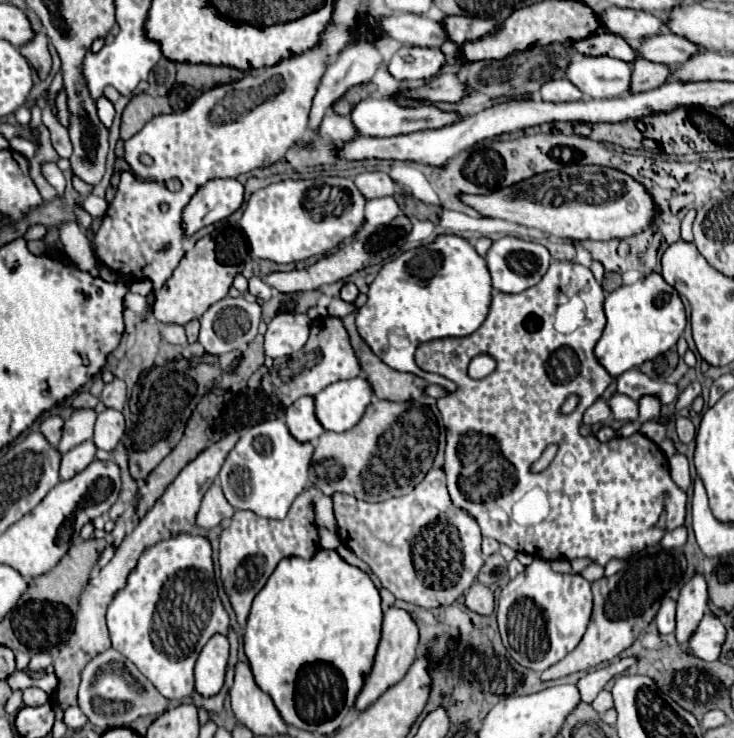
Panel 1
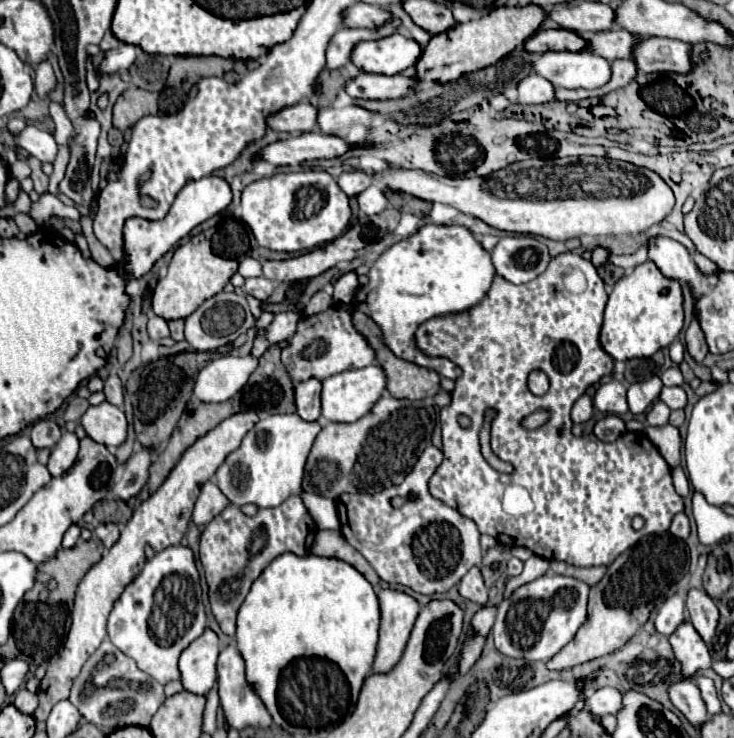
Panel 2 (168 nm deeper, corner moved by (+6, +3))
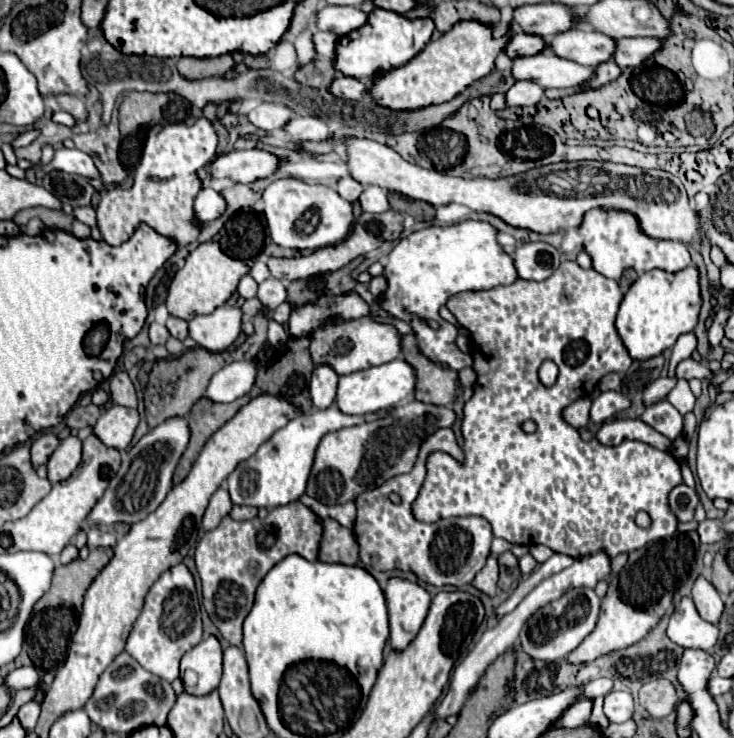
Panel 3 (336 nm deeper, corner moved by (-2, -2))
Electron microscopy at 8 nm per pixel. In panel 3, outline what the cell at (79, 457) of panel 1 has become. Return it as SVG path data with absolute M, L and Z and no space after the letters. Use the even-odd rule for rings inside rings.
M75 436L65 438L57 450L51 454L47 462L47 478L49 482L61 482L69 478L81 462L81 440Z

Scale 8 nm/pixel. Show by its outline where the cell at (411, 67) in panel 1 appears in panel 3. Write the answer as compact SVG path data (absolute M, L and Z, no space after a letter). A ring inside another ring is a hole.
M375 8L369 14L369 22L365 22L365 26L353 30L353 34L347 34L349 38L347 46L337 46L335 70L345 76L363 80L363 78L371 78L375 74L387 72L391 68L403 66L425 48L425 44L431 40L433 30L435 30L435 24L431 18L409 20L401 14L393 14L391 10Z

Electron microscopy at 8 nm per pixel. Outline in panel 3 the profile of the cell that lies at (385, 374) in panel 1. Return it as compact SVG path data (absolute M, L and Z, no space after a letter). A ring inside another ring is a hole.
M403 336L403 354L405 360L411 362L411 366L417 372L417 386L415 386L417 400L427 404L451 406L459 390L457 372L449 370L447 366L429 362L429 358L421 354L415 336Z

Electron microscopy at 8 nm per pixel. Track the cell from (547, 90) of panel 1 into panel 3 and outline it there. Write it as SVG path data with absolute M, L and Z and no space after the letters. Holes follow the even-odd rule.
M519 80L505 92L507 106L533 106L541 98L543 98L543 88L529 80Z

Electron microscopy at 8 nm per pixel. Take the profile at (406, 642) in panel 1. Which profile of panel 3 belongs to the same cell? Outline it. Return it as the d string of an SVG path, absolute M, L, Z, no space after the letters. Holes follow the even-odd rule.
M389 578L385 598L391 626L391 648L403 650L423 626L431 596L415 582L405 578Z

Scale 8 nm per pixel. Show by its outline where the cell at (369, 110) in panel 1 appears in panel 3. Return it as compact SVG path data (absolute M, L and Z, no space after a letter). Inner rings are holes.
M293 116L283 130L293 138L293 142L307 142L307 140L327 140L329 132L323 120L319 118L301 118Z

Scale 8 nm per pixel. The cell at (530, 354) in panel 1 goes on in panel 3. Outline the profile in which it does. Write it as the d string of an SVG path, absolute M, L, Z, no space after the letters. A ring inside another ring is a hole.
M561 262L555 274L543 282L517 280L509 286L461 292L449 298L447 308L459 324L471 332L473 368L479 376L475 394L465 404L465 462L459 464L453 458L442 457L439 451L430 454L425 482L413 502L413 516L417 520L433 524L451 516L481 516L491 522L495 536L511 544L545 544L573 558L597 550L607 550L609 556L615 558L619 552L633 552L647 542L675 534L677 518L667 504L667 494L683 480L675 458L669 452L637 440L625 440L619 446L603 446L597 440L583 442L579 432L561 418L561 410L573 400L589 396L605 374L625 374L631 366L631 356L615 328L621 300L623 292L615 280L597 274L593 268L583 270L577 262ZM543 360L553 360L559 366L559 376L553 386L543 386L537 376ZM525 420L537 424L533 434L523 432L521 424ZM639 510L651 516L649 528L635 524Z

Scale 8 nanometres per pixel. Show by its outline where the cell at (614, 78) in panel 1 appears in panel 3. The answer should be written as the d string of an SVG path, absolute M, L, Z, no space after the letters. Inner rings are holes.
M541 50L541 54L535 56L515 58L511 74L515 80L531 80L541 88L569 88L591 80L593 70L577 62L557 58L549 50Z

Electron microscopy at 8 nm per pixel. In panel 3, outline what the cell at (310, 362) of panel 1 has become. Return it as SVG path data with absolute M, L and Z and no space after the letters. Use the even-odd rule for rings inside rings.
M363 316L357 320L333 320L311 334L311 356L317 366L331 364L335 372L343 376L343 374L351 374L351 372L379 366L379 364L399 358L401 334L397 332L395 326L377 322L371 316Z

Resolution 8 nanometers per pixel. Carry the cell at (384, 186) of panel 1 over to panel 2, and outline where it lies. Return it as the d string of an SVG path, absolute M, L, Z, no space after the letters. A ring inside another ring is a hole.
M359 169L349 171L349 173L343 173L339 177L339 187L343 189L343 193L347 197L355 197L355 195L363 193L371 183L373 183L373 177L367 175L365 171L359 171Z

